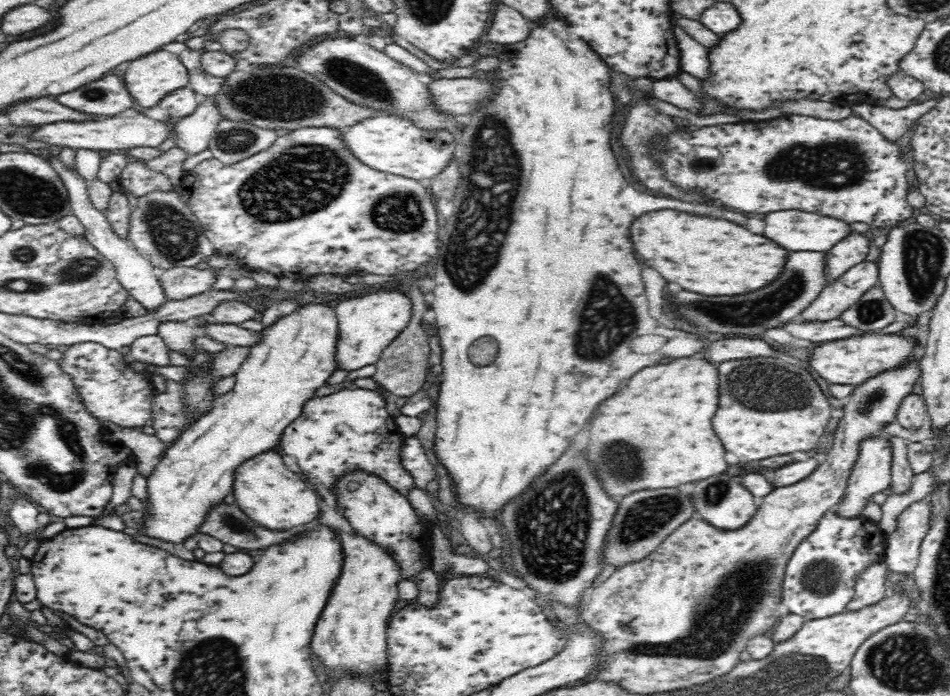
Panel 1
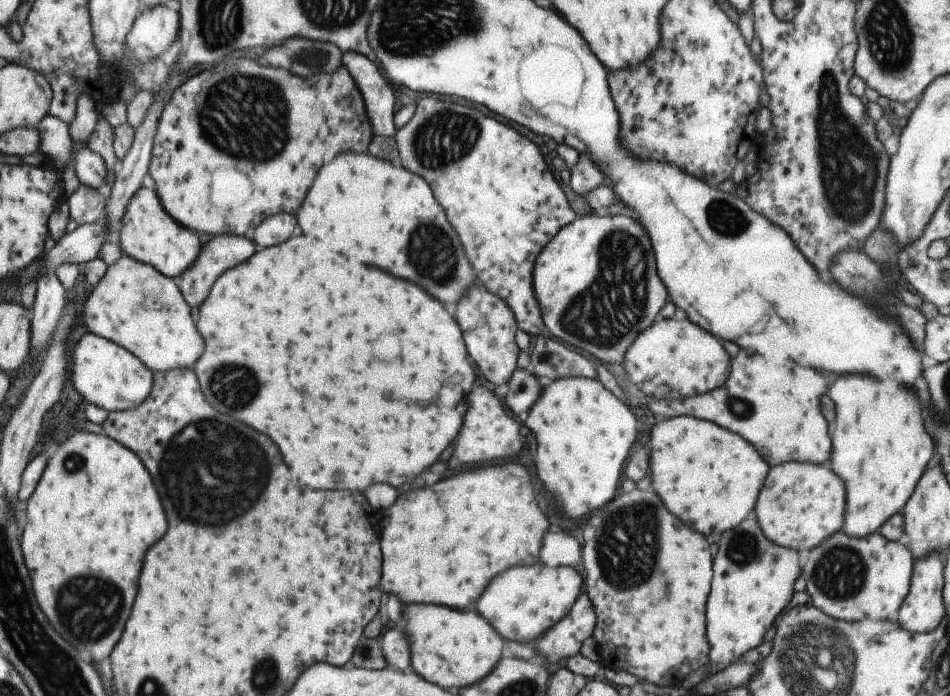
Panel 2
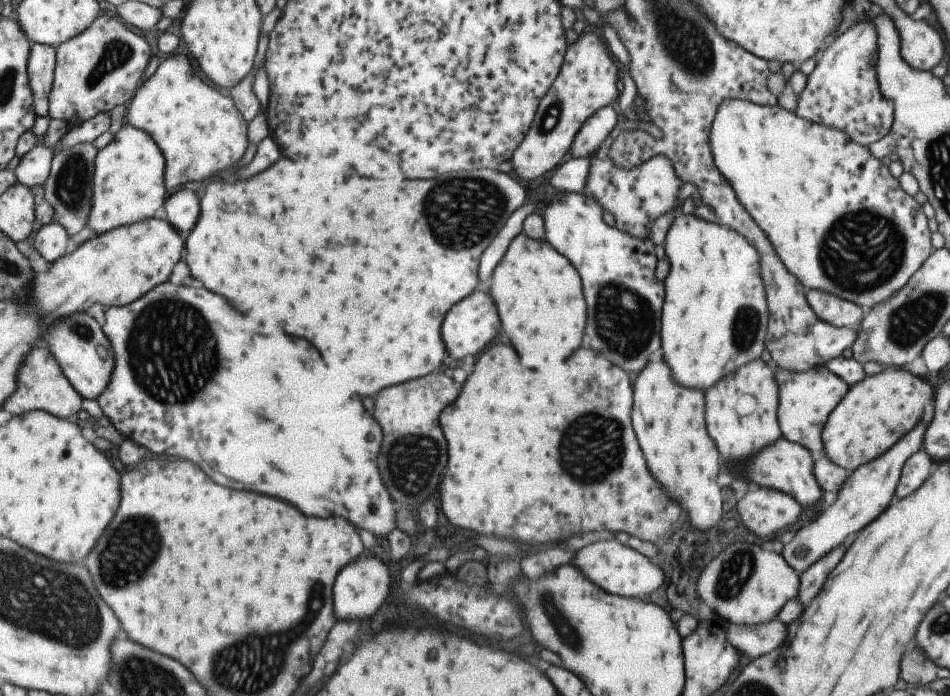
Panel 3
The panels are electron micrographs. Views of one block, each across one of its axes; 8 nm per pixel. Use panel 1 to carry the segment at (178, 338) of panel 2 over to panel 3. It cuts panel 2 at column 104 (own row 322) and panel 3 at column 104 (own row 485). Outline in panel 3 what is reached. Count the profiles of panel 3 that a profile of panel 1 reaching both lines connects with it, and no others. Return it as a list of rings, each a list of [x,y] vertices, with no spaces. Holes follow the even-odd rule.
[[[133,126],[121,128],[115,138],[95,156],[93,194],[87,214],[87,228],[93,230],[95,236],[99,236],[109,230],[121,228],[123,224],[153,220],[157,208],[167,200],[163,170],[165,160],[155,142],[147,136],[147,132]]]

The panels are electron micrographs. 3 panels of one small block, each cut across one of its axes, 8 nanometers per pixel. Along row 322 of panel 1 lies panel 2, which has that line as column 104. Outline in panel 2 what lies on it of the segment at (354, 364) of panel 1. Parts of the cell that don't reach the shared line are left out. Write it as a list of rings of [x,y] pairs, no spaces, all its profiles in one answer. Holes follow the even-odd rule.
[[[83,334],[73,350],[69,360],[69,378],[75,390],[83,396],[85,402],[105,408],[111,412],[125,412],[129,408],[139,406],[151,392],[153,386],[153,372],[143,366],[139,358],[135,358],[125,348],[117,346],[111,340],[105,340],[95,334]]]

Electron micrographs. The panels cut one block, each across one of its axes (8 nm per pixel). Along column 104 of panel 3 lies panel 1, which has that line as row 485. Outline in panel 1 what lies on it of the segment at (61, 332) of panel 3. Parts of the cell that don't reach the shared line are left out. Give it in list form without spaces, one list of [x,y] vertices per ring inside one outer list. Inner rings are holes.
[[[354,470],[344,474],[342,478],[338,478],[334,482],[334,490],[336,492],[336,510],[352,524],[356,534],[362,534],[364,538],[370,538],[374,544],[380,544],[382,548],[386,548],[392,558],[398,562],[400,570],[402,570],[402,578],[404,580],[414,580],[418,584],[418,604],[424,606],[432,606],[438,602],[438,590],[440,590],[440,582],[436,580],[438,576],[434,574],[434,568],[430,568],[430,548],[432,548],[432,528],[428,522],[424,522],[424,518],[414,510],[414,506],[410,504],[410,500],[400,494],[398,490],[394,490],[392,486],[386,484],[384,478],[380,478],[378,474],[368,474],[362,470]]]

